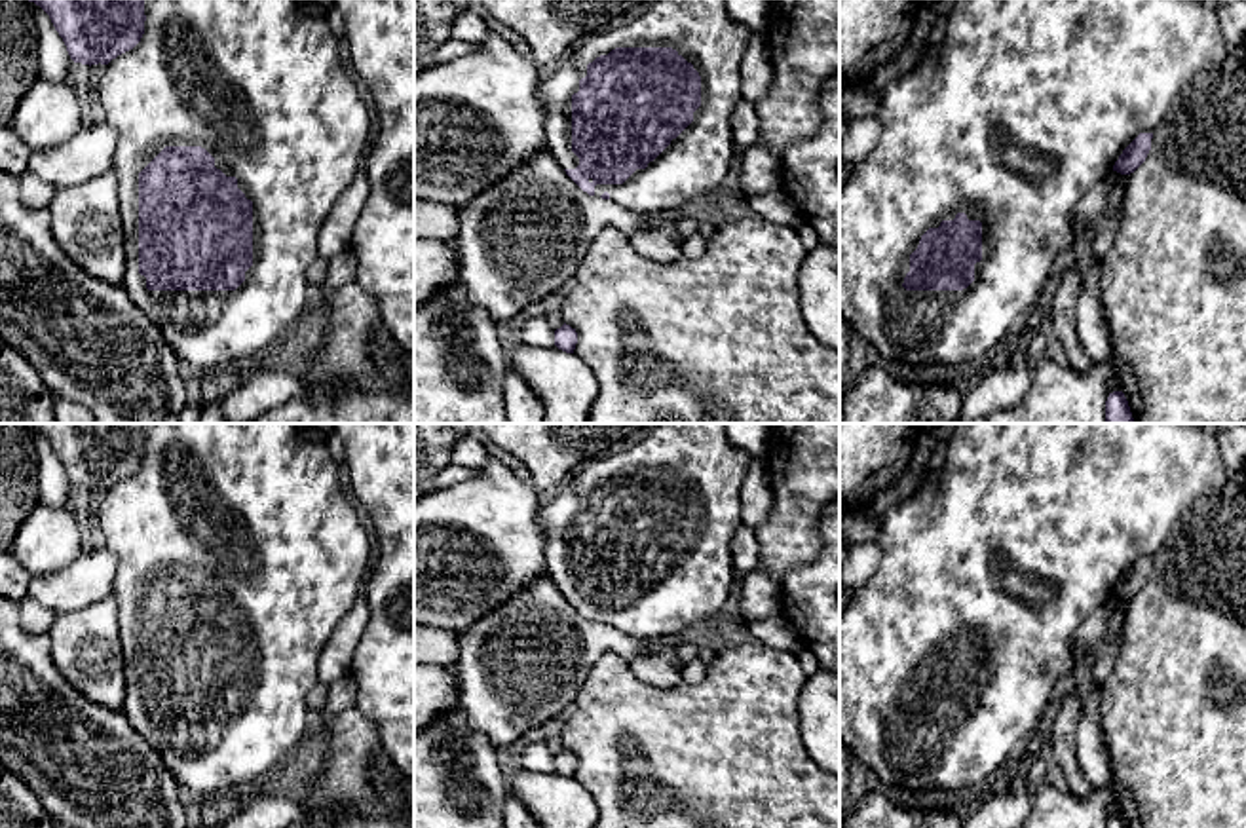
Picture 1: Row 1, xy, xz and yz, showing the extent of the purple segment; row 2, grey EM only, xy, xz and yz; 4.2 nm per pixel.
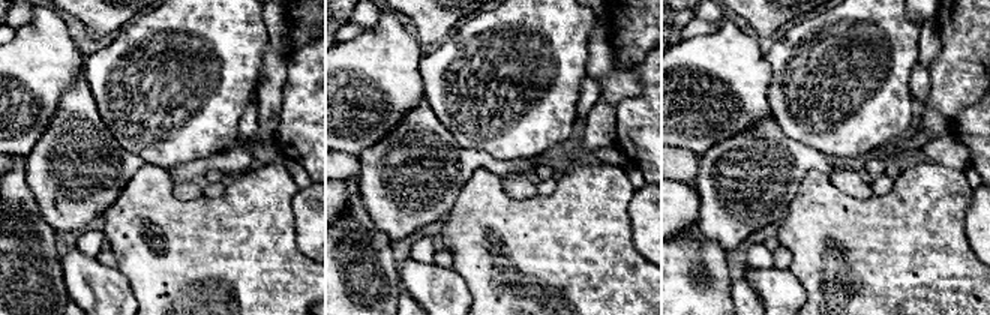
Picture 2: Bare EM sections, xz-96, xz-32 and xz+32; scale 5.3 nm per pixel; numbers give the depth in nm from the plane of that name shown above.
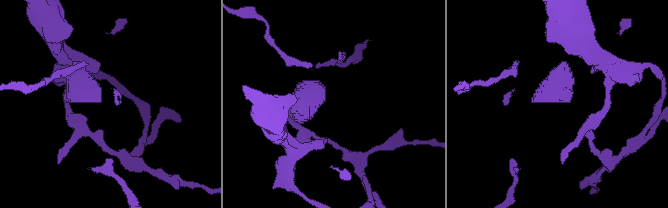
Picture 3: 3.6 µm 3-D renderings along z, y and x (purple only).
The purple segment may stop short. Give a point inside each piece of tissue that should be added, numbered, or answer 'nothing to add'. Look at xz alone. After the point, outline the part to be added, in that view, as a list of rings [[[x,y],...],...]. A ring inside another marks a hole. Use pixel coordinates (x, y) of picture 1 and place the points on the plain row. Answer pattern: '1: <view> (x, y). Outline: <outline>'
1: xz (701, 585). Outline: [[[653,423],[632,448],[589,460],[555,490],[549,503],[539,507],[547,575],[562,594],[579,591],[579,583],[572,577],[572,520],[579,517],[589,488],[615,473],[672,473],[701,501],[701,532],[693,537],[693,547],[646,594],[636,594],[623,610],[596,610],[595,621],[608,617],[610,627],[650,642],[682,632],[699,621],[722,617],[737,596],[731,539],[743,524],[741,490],[750,461],[746,452],[729,442],[726,423]]]

